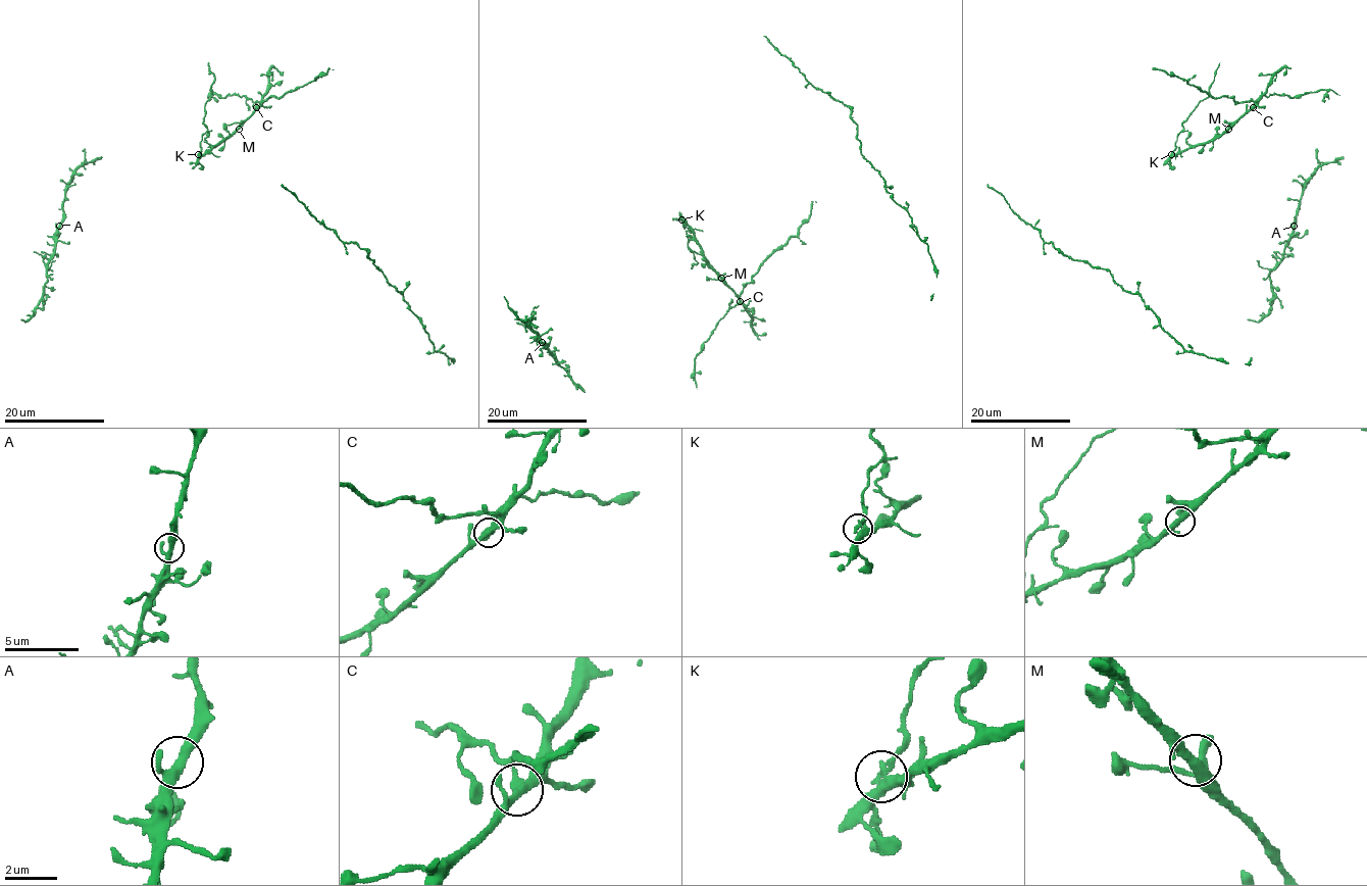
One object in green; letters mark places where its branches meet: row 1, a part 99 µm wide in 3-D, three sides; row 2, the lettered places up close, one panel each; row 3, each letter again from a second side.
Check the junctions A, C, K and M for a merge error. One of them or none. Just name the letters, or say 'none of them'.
K

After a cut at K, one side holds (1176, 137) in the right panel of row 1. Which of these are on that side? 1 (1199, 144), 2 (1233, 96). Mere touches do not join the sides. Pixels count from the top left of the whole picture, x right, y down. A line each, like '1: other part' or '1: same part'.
1: other part
2: other part

